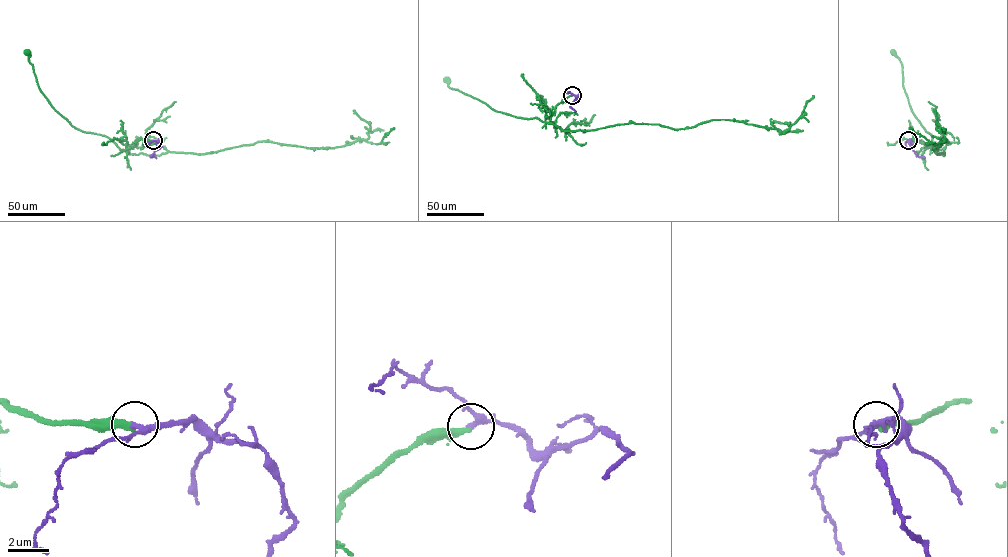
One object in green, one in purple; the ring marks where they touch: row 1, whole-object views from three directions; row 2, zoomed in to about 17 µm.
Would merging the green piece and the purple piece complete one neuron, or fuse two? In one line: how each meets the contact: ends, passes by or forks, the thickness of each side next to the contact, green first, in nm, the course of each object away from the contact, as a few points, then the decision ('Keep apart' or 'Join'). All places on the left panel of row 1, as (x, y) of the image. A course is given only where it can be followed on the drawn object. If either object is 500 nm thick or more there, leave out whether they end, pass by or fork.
At the ring green ends. At the ring purple passes by. Thickness 360 nm (green) against 240 nm. Course of green: (153, 140), (139, 139), (125, 151), (106, 136), (73, 127), (41, 91), (27, 52). Course of purple: (153, 140), (159, 141), (161, 146), (151, 157), (156, 158). Join

